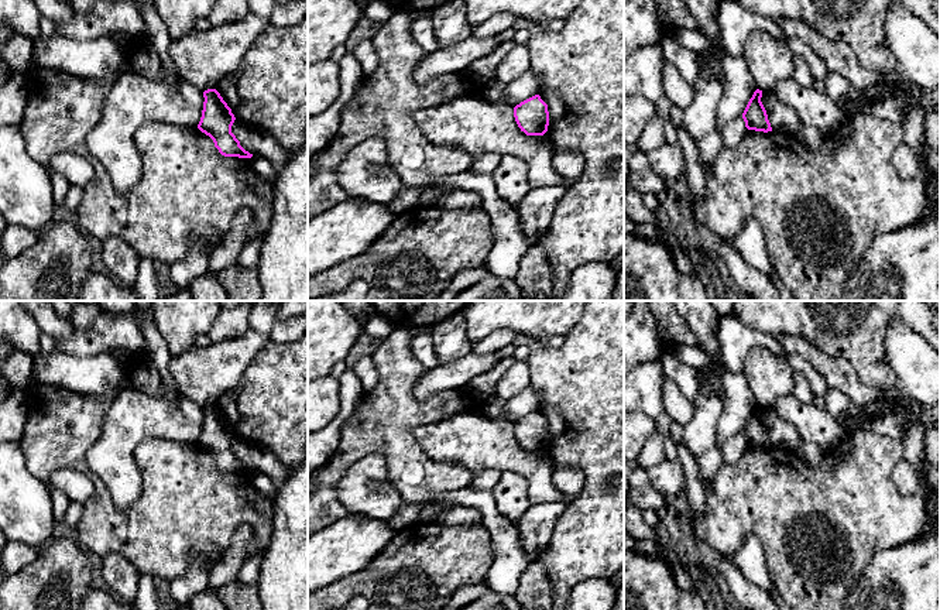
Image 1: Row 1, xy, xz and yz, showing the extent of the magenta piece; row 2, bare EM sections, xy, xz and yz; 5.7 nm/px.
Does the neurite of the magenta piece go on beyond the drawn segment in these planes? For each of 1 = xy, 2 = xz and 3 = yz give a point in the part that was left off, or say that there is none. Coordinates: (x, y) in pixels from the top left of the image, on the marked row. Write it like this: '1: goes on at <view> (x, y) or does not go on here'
1: does not go on here
2: does not go on here
3: does not go on here

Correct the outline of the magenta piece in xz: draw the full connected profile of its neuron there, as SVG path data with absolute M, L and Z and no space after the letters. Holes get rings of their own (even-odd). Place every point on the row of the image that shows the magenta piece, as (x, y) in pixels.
M535 95L514 107L514 117L526 136L543 136L549 126L548 104Z

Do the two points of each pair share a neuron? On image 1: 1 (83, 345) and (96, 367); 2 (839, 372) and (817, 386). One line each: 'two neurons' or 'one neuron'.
1: two neurons
2: two neurons

